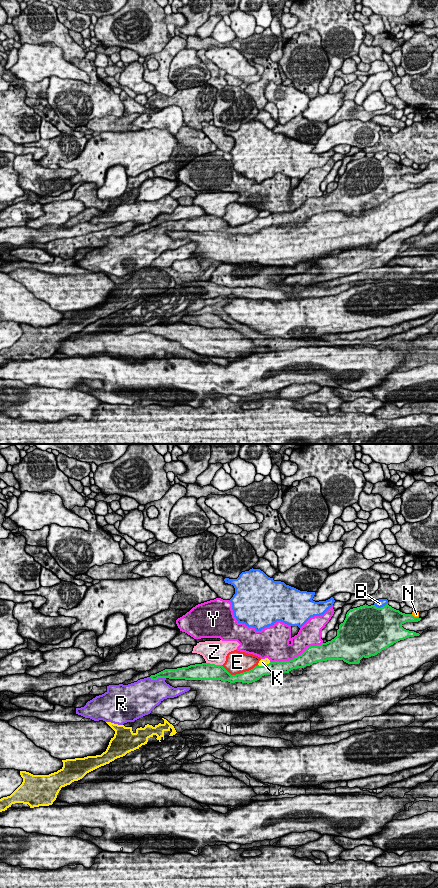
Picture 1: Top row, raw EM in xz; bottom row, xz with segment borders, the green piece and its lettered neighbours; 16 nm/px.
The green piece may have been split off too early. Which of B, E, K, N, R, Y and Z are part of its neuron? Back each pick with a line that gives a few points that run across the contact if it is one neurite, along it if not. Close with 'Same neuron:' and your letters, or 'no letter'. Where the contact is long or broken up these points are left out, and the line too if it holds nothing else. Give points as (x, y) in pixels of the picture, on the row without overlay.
Same neuron: R

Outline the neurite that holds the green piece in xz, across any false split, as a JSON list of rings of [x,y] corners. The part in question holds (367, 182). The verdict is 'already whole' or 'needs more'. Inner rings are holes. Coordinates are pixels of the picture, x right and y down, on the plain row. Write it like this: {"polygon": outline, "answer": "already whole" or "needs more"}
{"polygon": [[[365,156],[347,164],[334,191],[307,199],[293,212],[270,214],[265,218],[257,217],[236,227],[231,227],[222,217],[210,215],[165,221],[128,237],[107,238],[104,246],[88,253],[84,259],[76,260],[76,266],[94,273],[103,272],[118,277],[134,274],[150,266],[164,251],[177,249],[190,242],[190,239],[170,238],[165,234],[167,230],[249,236],[264,227],[289,225],[293,221],[321,213],[343,212],[348,216],[359,216],[363,209],[375,208],[400,192],[419,188],[419,185],[406,182],[402,177],[420,172],[421,170],[402,165],[388,156],[381,160]]], "answer": "needs more"}

